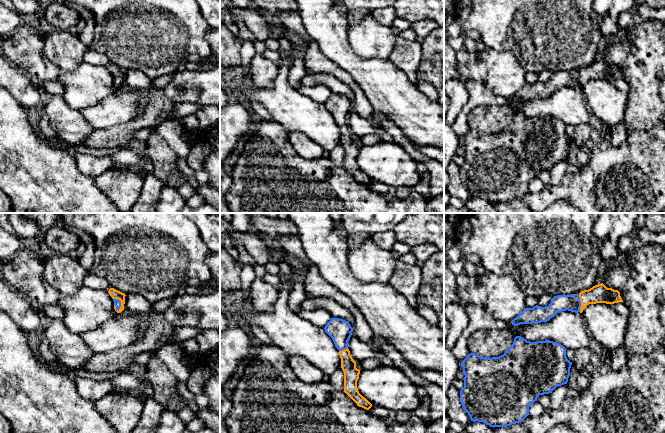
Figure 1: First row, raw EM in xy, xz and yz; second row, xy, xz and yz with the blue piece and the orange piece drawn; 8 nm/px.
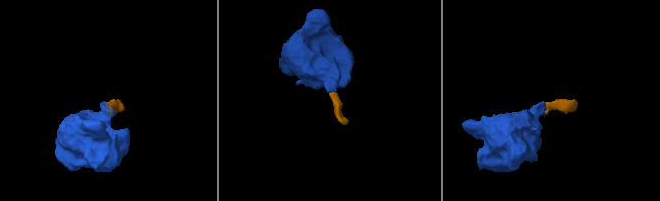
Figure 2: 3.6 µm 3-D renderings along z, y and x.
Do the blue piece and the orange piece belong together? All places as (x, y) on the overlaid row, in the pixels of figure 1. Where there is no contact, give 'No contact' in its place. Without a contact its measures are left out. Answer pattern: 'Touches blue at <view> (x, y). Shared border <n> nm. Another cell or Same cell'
Touches blue at xy (120, 302). Shared border 130 nm. Same cell

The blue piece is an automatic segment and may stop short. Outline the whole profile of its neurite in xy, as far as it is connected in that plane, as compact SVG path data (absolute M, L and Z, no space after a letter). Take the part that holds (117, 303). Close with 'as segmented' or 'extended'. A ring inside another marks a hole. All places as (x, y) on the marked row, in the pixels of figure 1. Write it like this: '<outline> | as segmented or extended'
M110 288L108 293L113 298L115 311L121 313L124 310L126 295L114 288Z | extended

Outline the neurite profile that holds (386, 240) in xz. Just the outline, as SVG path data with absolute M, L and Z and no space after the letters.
M393 231L374 233L370 235L370 238L377 246L385 250L392 250L392 247L396 242L396 236Z

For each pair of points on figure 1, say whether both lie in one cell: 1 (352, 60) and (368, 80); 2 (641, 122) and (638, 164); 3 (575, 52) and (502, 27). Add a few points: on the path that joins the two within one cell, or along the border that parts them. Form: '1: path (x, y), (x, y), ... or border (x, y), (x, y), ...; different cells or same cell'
1: path (356, 65), (366, 75); same cell
2: border (626, 126), (632, 129), (651, 129), (654, 127); different cells
3: path (557, 34), (550, 27), (520, 27); same cell

